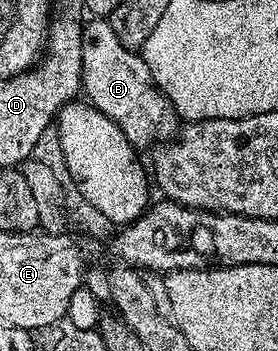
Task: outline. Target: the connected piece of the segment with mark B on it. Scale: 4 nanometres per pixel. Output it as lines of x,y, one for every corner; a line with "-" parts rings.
91,17
83,25
82,48
82,90
90,105
112,119
136,148
150,148
174,137
180,119
173,104
154,83
152,72
141,53
124,48
105,17

